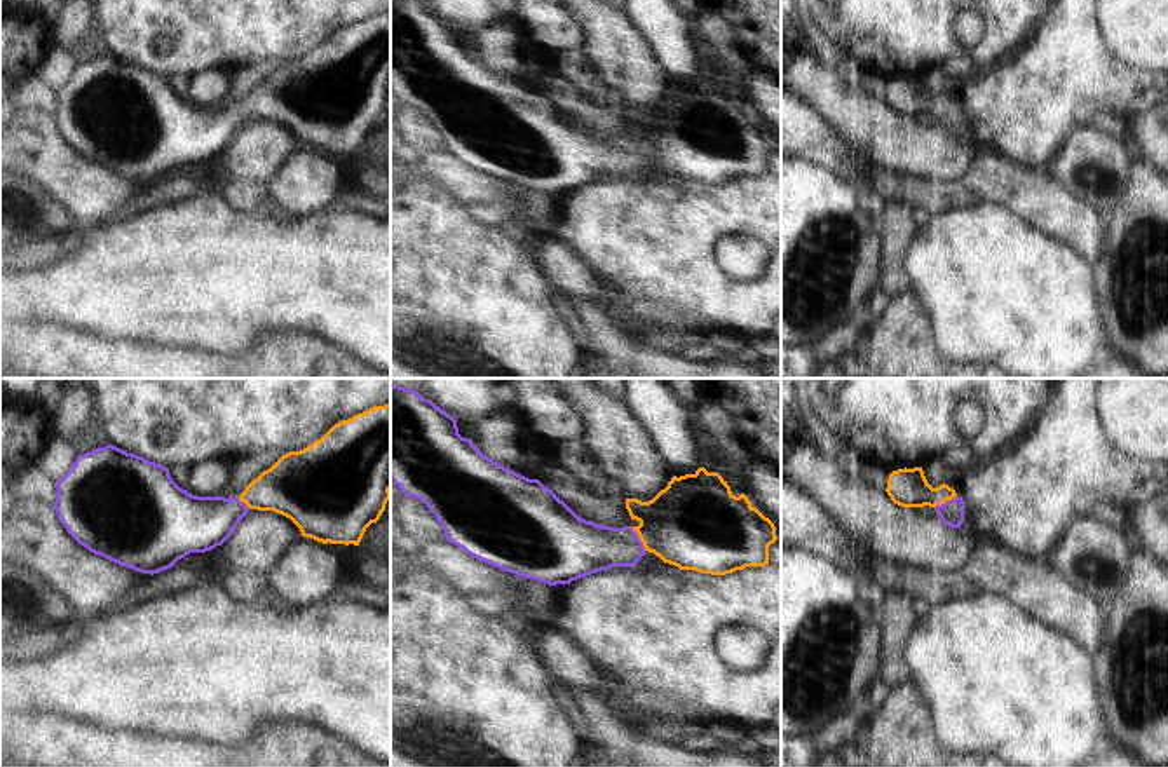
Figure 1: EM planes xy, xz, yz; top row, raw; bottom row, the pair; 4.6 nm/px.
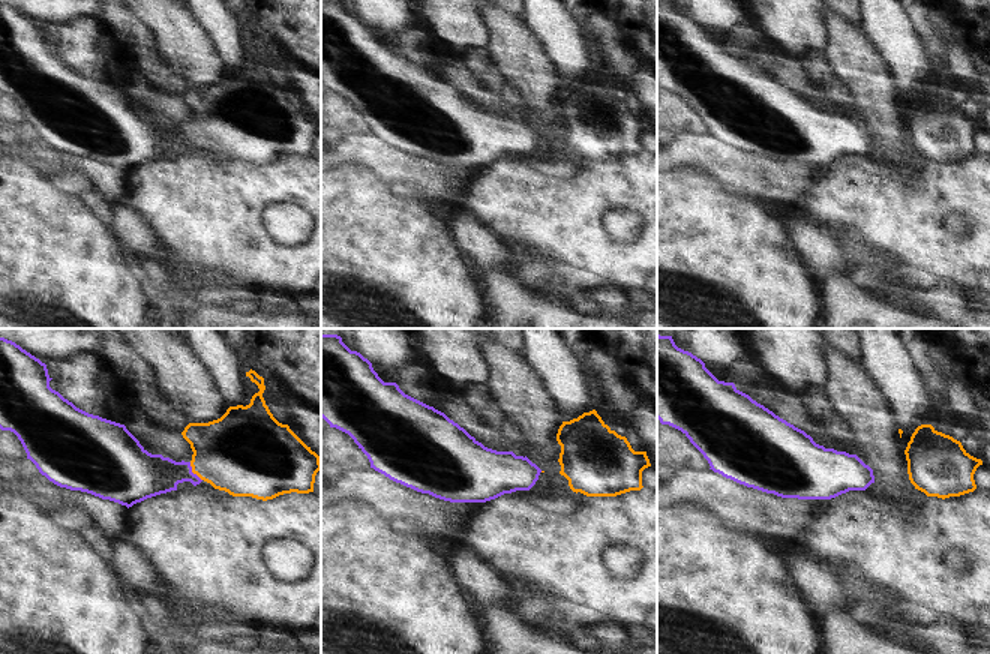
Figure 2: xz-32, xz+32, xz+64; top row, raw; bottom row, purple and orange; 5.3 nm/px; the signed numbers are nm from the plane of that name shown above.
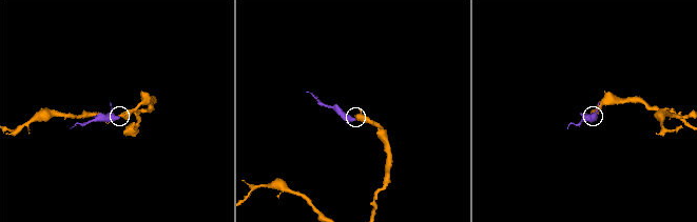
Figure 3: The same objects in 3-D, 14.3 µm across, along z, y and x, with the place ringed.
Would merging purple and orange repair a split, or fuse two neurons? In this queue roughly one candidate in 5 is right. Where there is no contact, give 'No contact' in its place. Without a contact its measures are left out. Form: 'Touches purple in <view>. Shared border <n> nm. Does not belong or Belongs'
Touches purple in xz. Shared border 130 nm. Belongs

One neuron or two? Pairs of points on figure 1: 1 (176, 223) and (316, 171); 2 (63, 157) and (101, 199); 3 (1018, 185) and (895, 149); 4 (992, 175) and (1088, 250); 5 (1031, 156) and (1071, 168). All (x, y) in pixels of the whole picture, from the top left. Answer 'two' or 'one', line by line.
1: two
2: one
3: two
4: one
5: two

